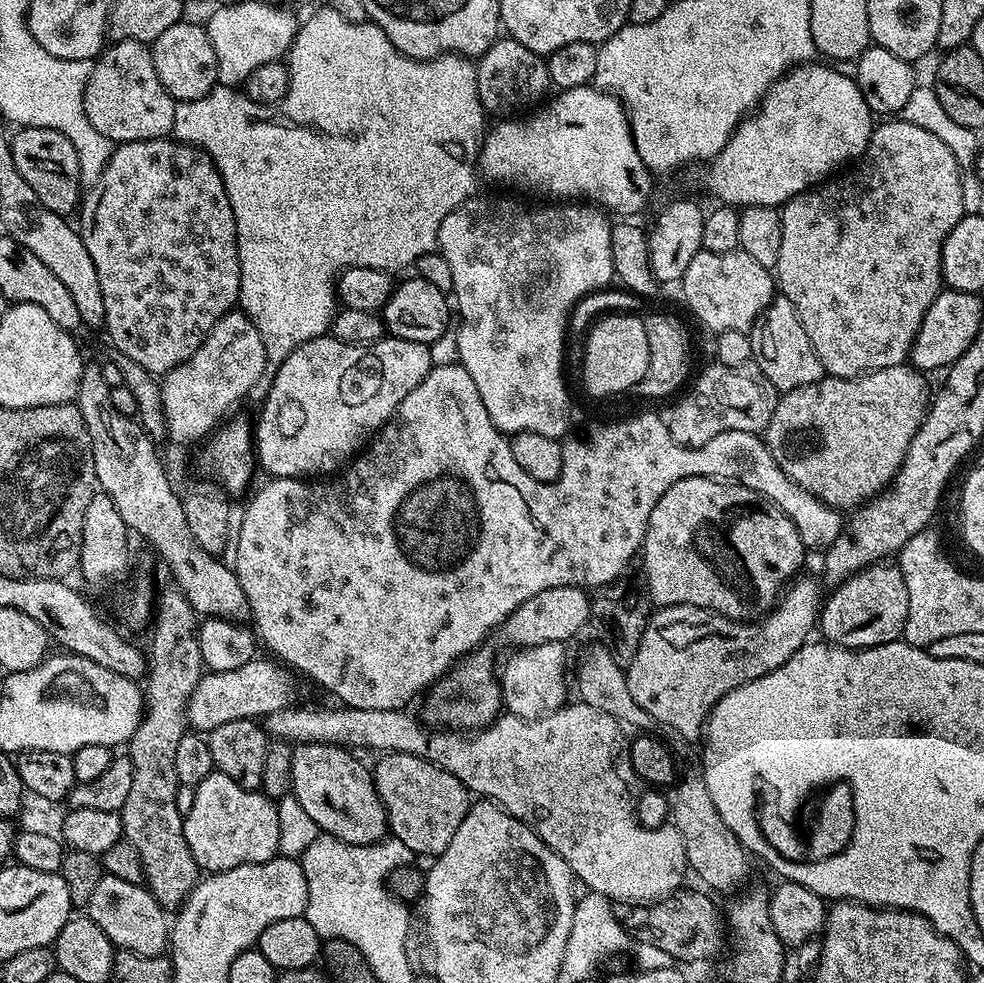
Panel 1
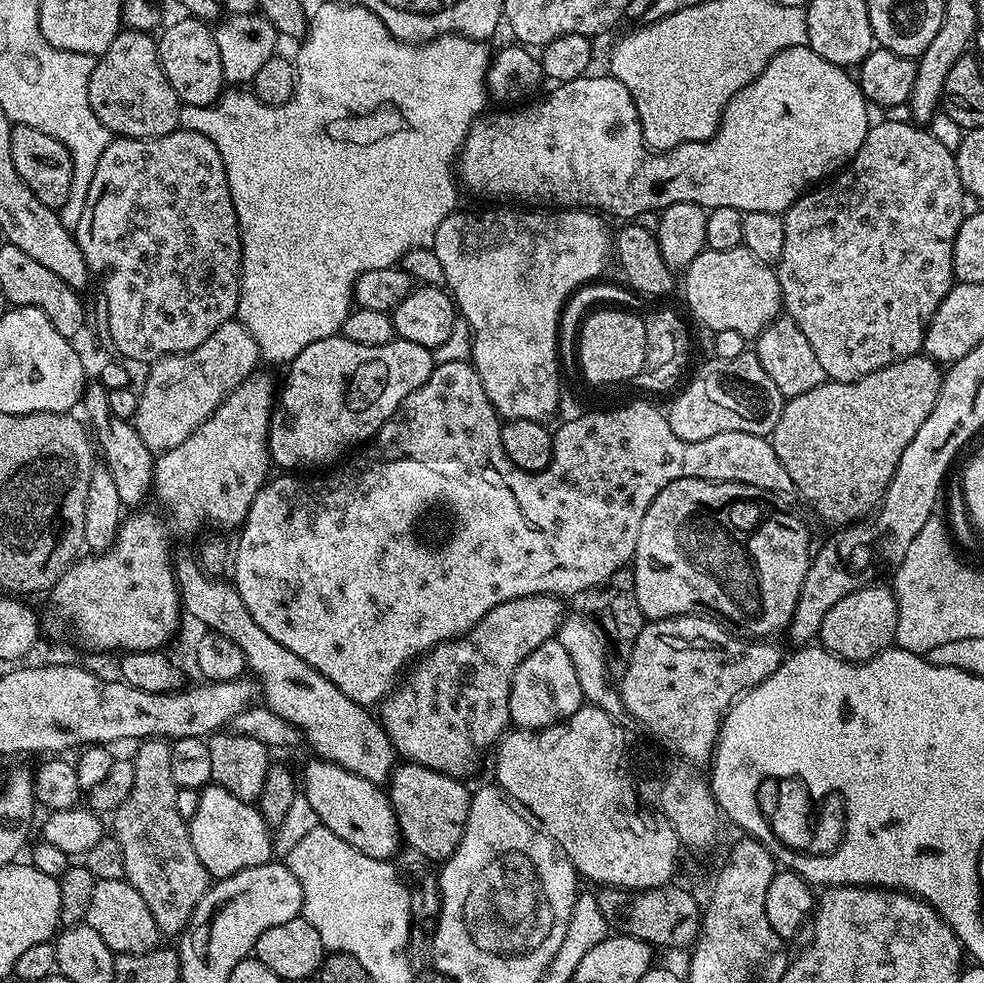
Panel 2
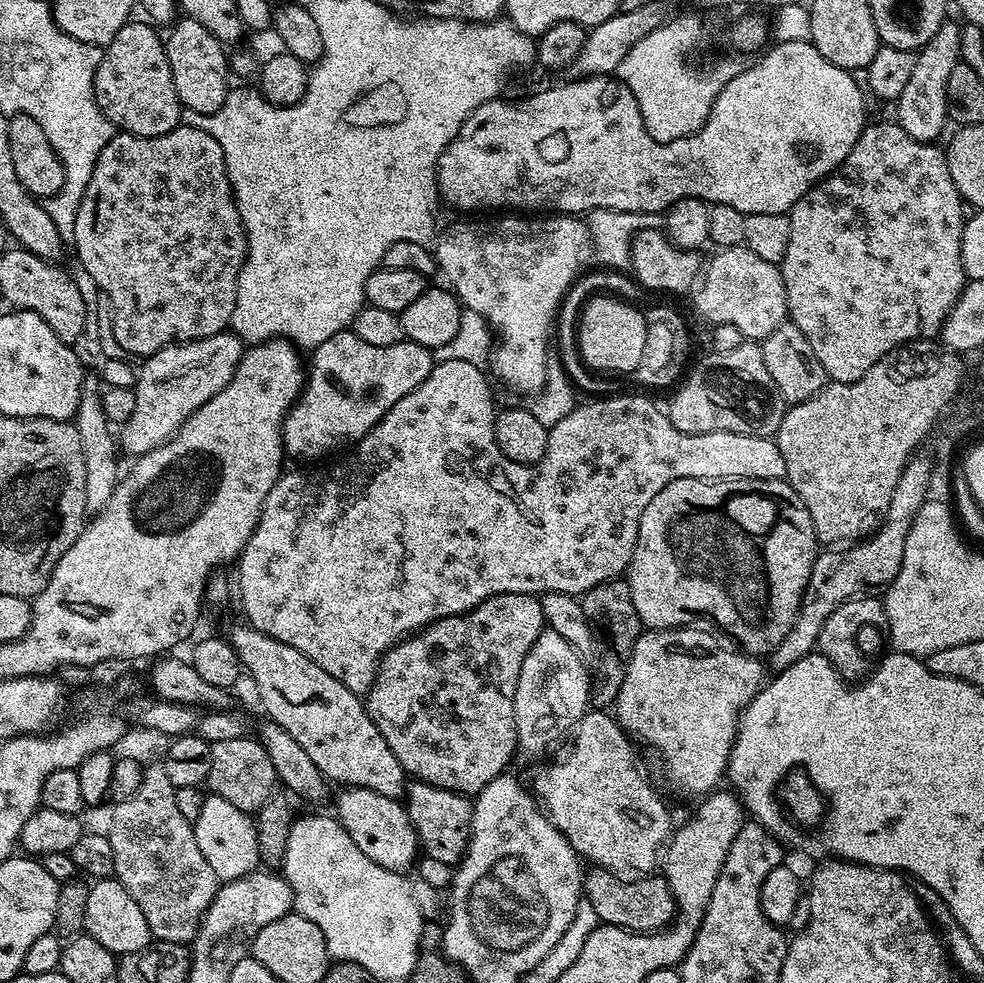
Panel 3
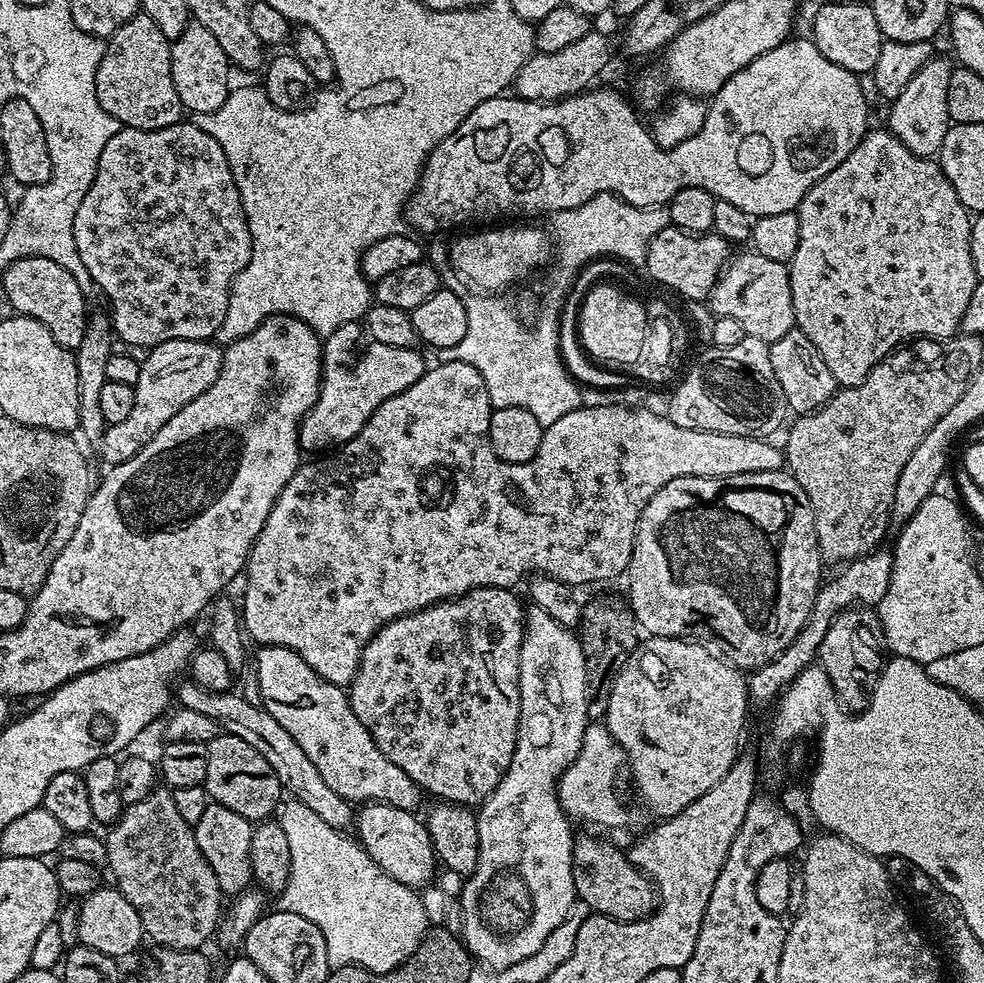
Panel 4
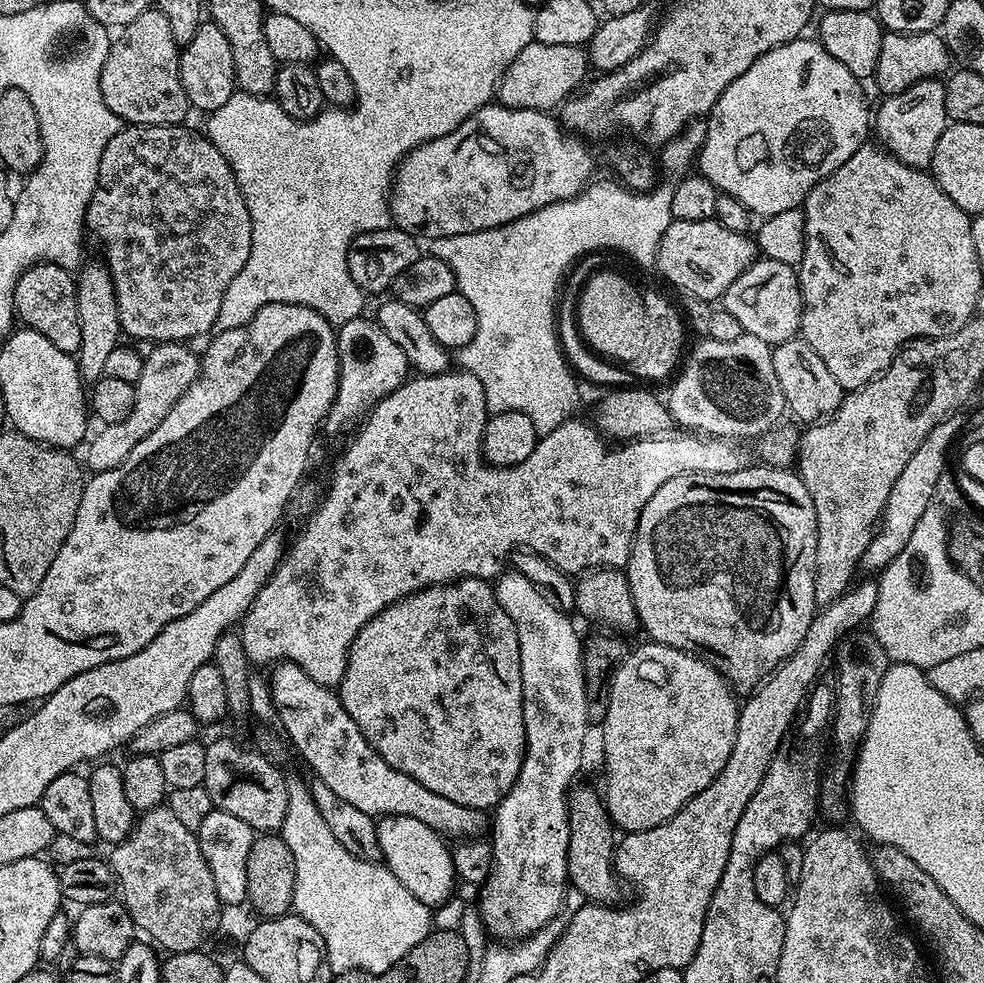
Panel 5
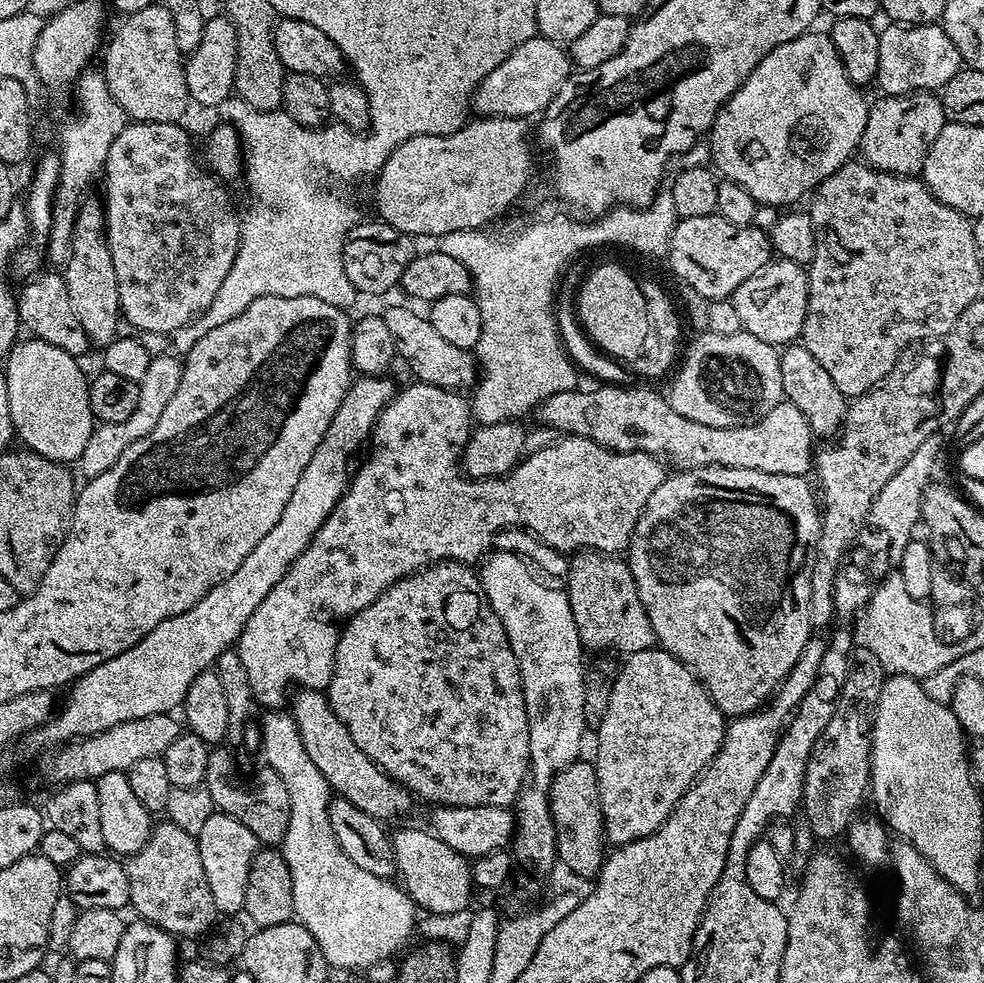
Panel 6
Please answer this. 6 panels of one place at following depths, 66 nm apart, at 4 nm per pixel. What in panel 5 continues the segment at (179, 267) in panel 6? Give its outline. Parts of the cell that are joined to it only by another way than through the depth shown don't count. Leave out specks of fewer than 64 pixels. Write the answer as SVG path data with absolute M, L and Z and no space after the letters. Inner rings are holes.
M130 124L121 127L102 153L102 166L98 166L98 182L92 195L90 206L84 215L87 231L100 243L104 251L102 263L108 269L114 282L114 294L118 302L118 318L120 330L125 337L133 336L136 340L152 340L153 345L173 342L192 342L195 336L207 337L212 332L214 322L218 318L218 310L222 310L222 294L226 294L226 286L234 282L238 270L246 266L246 258L250 258L250 242L252 241L252 223L250 210L246 210L246 202L240 193L238 182L234 178L231 166L226 158L207 138L207 135L191 132L184 124L167 124L166 126L146 126Z

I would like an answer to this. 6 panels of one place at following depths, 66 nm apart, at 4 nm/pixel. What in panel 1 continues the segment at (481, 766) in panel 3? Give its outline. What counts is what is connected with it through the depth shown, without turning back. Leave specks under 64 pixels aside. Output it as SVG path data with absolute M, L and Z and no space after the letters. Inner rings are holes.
M554 586L550 590L542 590L542 594L534 594L534 598L526 598L526 602L522 602L522 606L515 608L499 625L498 632L516 650L538 644L559 644L578 635L584 623L589 623L591 615L592 602L585 589L579 586ZM485 642L465 654L427 689L423 697L423 700L425 699L423 719L429 725L440 730L475 730L494 723L496 717L501 715L504 695L500 693L496 652L490 645L491 643Z

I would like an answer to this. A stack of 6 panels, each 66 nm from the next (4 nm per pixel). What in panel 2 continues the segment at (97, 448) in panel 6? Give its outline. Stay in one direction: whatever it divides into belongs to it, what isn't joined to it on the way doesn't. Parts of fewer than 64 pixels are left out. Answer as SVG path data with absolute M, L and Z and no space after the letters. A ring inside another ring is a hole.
M233 318L214 330L202 346L155 361L147 369L144 389L141 387L138 392L140 401L134 423L142 442L146 442L154 454L182 446L182 442L186 442L186 438L190 438L190 434L194 434L194 430L214 414L217 406L247 376L257 371L259 364L256 363L261 363L261 360L260 348L254 338L250 338L250 330Z

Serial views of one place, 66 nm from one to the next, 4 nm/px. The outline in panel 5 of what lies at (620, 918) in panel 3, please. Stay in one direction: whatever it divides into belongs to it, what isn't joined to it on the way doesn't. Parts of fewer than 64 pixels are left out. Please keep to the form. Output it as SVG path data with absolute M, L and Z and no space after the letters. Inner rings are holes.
M573 787L567 796L568 825L570 842L568 843L568 883L582 890L585 901L611 905L620 896L621 881L614 867L614 853L618 843L612 837L614 825L608 817L601 795L592 788Z

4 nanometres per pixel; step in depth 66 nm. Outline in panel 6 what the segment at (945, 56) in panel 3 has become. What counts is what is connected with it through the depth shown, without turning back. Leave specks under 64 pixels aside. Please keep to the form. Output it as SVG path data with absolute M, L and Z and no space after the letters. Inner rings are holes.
M908 92L905 96L884 96L877 104L873 103L869 107L866 130L862 134L862 142L858 149L859 155L863 163L870 168L877 168L879 172L892 172L895 176L919 177L924 170L926 154L934 138L938 138L938 134L944 129L945 123L942 102L936 92Z

